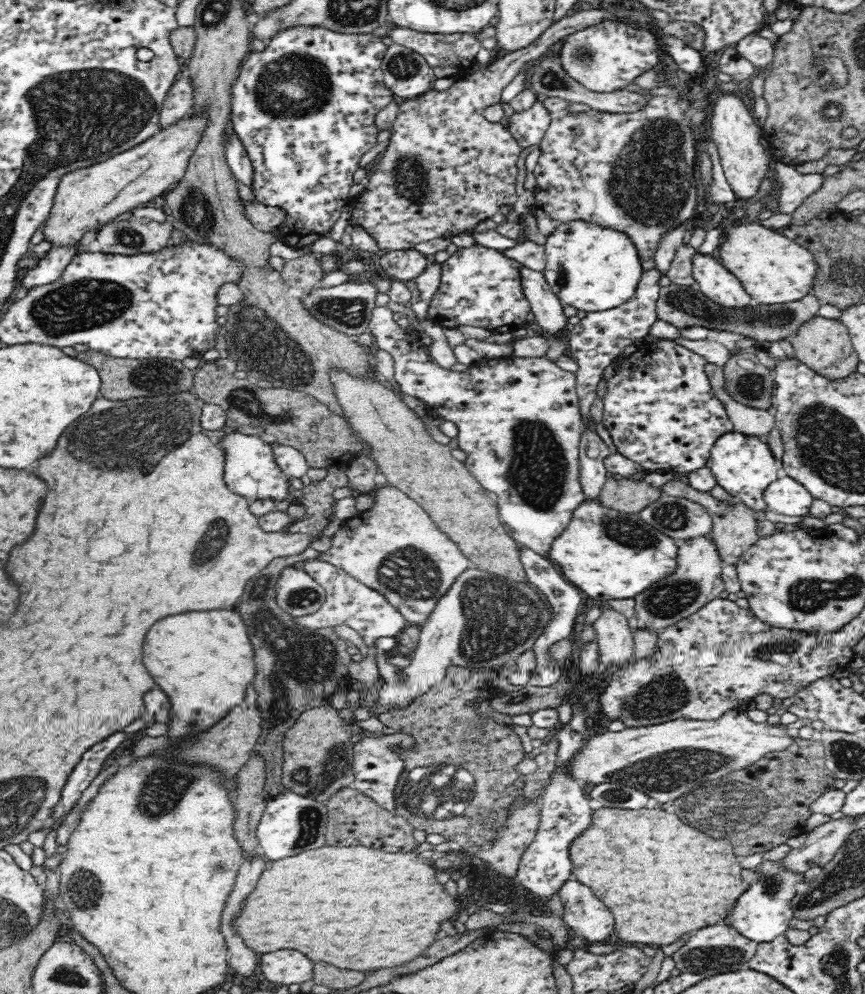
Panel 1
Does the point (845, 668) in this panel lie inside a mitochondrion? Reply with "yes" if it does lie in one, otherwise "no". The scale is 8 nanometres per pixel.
no

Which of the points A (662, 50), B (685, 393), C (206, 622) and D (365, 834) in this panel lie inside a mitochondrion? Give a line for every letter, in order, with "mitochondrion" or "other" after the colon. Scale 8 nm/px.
A: other
B: other
C: other
D: other

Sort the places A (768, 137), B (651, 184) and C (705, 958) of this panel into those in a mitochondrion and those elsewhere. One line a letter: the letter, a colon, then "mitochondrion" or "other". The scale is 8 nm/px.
A: other
B: mitochondrion
C: mitochondrion

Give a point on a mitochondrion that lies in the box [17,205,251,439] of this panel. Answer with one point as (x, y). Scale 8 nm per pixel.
(79, 305)

